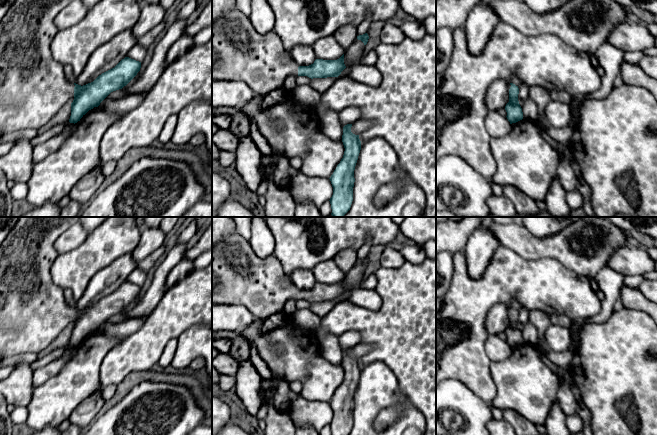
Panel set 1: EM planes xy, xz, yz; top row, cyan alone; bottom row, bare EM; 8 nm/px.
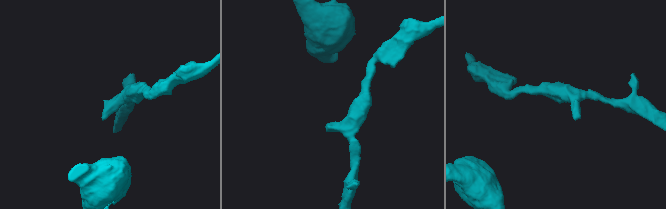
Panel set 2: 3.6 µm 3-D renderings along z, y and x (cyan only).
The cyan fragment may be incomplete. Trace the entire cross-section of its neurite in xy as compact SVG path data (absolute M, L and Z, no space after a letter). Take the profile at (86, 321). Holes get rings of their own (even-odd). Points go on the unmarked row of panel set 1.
M20 217L12 231L0 246L0 357L11 357L22 353L35 353L47 348L67 327L71 328L70 347L80 343L113 315L122 313L140 295L141 286L125 281L114 292L99 299L93 306L78 309L69 306L63 290L51 278L51 267L59 256L54 246L56 240L80 217Z

